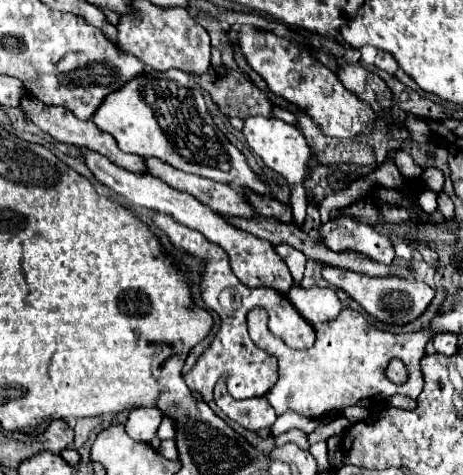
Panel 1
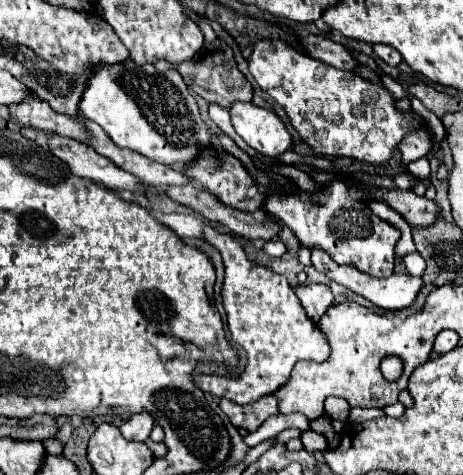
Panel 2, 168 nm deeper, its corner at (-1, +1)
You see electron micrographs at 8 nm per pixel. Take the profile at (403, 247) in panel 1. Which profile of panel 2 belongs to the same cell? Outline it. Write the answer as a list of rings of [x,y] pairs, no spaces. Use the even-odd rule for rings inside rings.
[[[419,252],[405,254],[405,256],[403,256],[403,264],[405,264],[405,268],[407,268],[409,274],[413,274],[413,276],[423,276],[425,260],[423,260],[423,256],[419,256]]]

